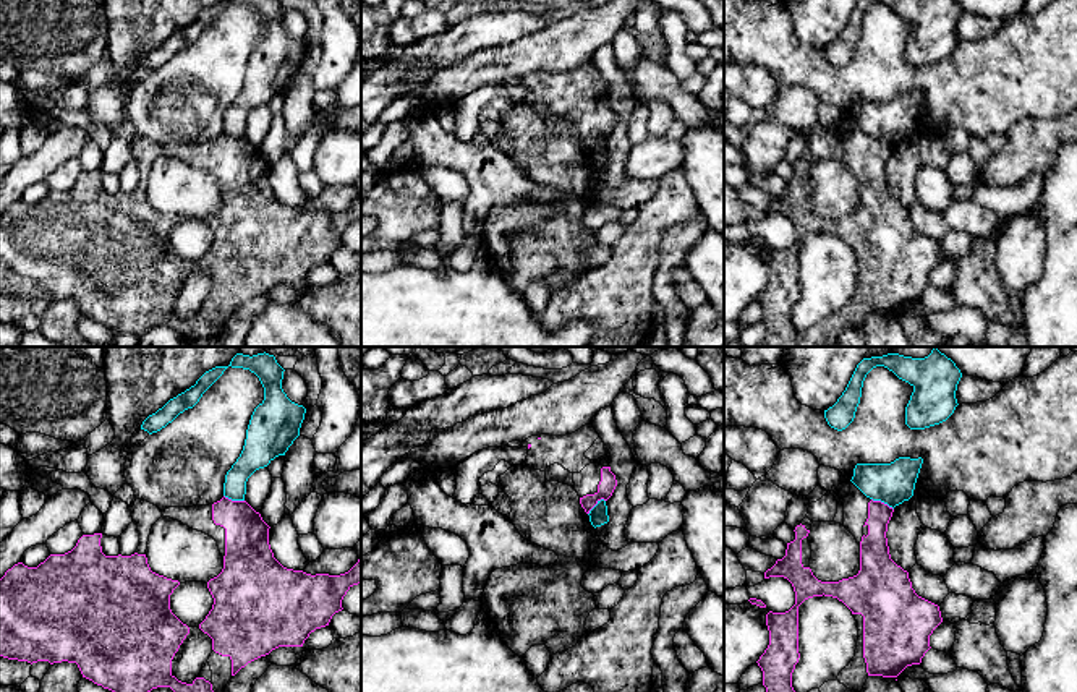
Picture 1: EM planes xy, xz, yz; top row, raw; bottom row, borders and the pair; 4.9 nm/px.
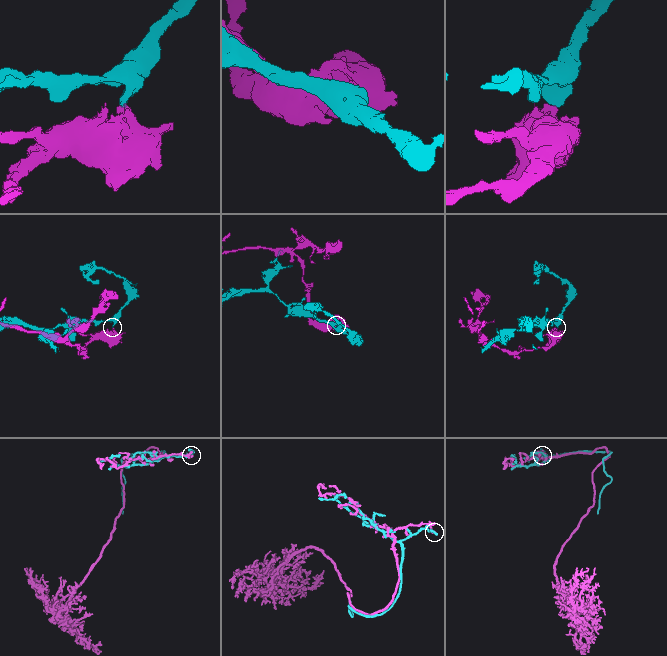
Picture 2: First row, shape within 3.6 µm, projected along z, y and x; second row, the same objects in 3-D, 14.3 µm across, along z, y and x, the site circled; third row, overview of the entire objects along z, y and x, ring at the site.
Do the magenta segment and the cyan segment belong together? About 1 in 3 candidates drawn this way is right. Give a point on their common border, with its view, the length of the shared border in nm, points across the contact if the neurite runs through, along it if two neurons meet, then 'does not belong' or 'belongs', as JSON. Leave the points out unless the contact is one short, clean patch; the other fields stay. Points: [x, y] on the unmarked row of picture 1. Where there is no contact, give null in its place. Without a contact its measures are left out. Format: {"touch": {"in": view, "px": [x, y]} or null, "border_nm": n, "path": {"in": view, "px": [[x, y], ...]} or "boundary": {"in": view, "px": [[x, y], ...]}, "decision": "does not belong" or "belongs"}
{"touch": {"in": "yz", "px": [883, 140]}, "border_nm": 130, "boundary": {"in": "yz", "px": [[872, 135], [886, 140], [893, 146]]}, "decision": "does not belong"}

